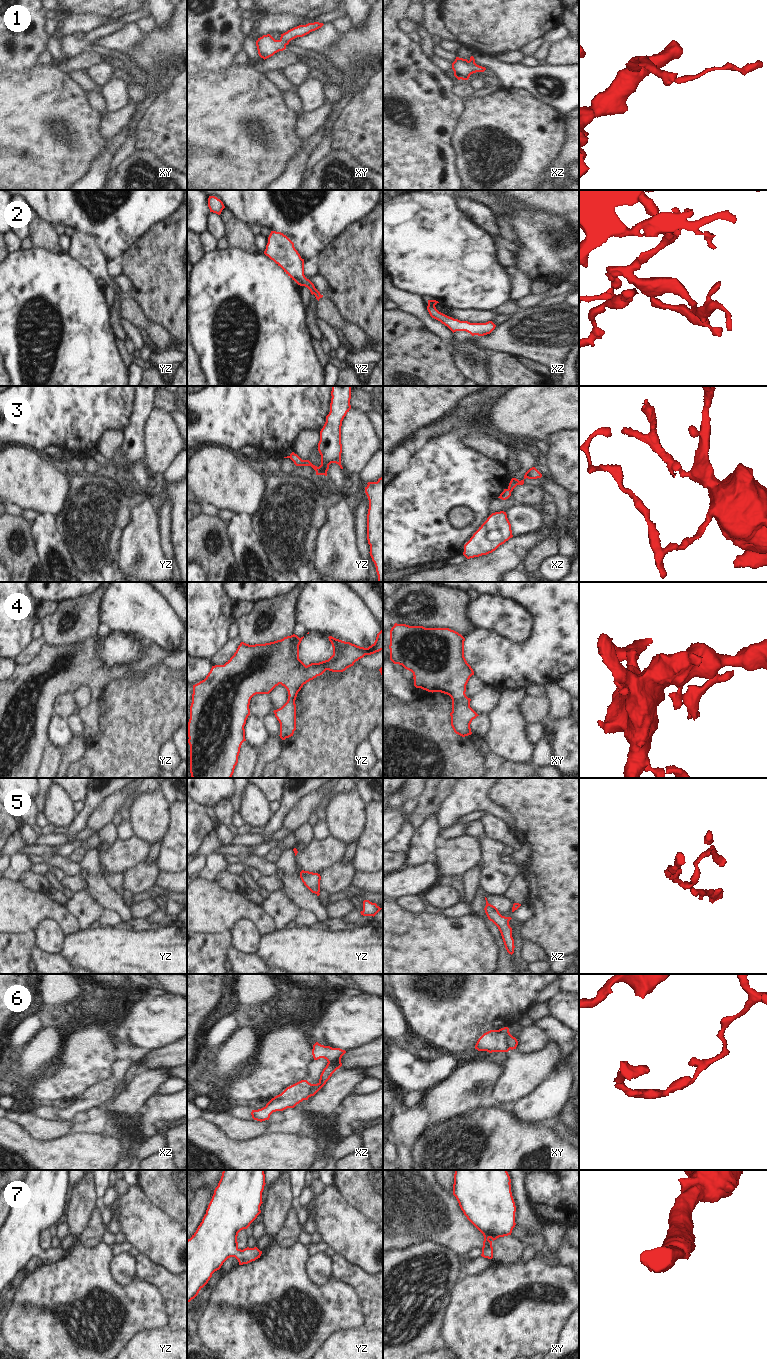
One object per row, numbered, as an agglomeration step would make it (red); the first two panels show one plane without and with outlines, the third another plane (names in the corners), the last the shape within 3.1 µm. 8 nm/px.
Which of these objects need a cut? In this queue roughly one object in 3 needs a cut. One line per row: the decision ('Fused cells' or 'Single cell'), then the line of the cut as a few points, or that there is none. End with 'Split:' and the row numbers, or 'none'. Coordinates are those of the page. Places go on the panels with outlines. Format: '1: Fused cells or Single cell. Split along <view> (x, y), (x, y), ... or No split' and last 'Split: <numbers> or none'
1: Single cell. No split
2: Single cell. No split
3: Fused cells. Split along xz (507, 489), (510, 492)
4: Single cell. No split
5: Single cell. No split
6: Fused cells. Split along xy (511, 1035), (508, 1039), (509, 1048)
7: Single cell. No split
Split: 3, 6.

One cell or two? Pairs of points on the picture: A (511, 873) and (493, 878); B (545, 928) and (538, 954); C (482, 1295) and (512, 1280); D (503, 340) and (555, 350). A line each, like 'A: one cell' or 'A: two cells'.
A: one cell
B: two cells
C: one cell
D: one cell

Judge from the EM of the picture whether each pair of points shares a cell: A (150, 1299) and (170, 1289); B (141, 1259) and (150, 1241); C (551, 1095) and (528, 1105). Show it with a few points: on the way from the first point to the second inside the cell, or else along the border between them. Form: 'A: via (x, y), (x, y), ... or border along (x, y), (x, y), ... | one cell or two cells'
A: border along (142, 1279), (150, 1282), (159, 1291), (168, 1316) | two cells
B: border along (140, 1253), (146, 1254), (155, 1263), (163, 1267) | two cells
C: via (545, 1101), (541, 1105), (534, 1105) | one cell

